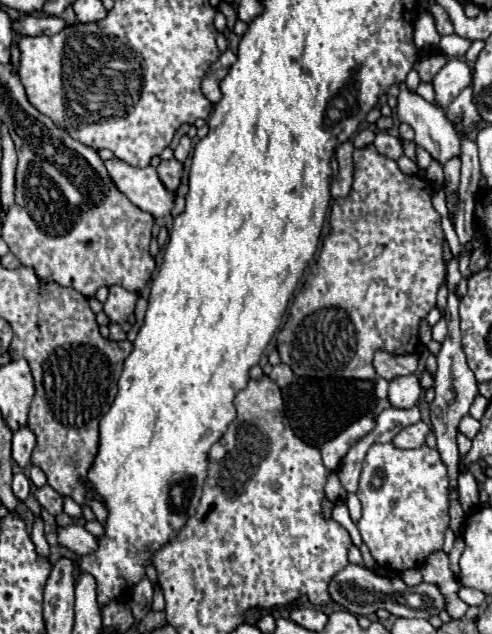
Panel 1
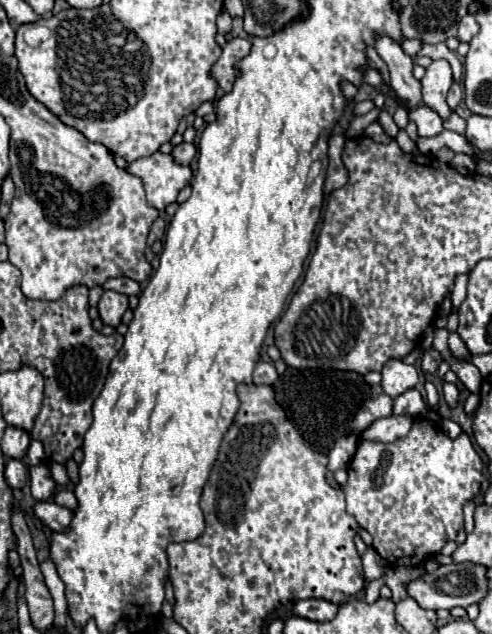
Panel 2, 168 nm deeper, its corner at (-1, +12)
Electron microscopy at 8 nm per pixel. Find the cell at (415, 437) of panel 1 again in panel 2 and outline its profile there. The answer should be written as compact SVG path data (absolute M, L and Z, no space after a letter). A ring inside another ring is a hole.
M387 416L375 420L367 430L361 432L361 440L373 440L373 442L395 442L411 430L413 420L409 416Z

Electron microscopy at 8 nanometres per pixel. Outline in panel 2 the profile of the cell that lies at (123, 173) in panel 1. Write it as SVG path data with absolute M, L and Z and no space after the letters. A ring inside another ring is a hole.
M163 152L139 158L131 162L127 170L143 180L147 202L157 210L165 210L165 206L173 204L179 190L183 190L193 176L191 166L177 164L171 154Z

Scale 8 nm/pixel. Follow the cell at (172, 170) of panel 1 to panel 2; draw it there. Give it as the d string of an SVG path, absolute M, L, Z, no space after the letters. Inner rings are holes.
M183 142L179 146L173 148L173 158L179 162L179 164L191 164L191 160L195 158L197 154L197 148L195 144L189 144L189 142Z

